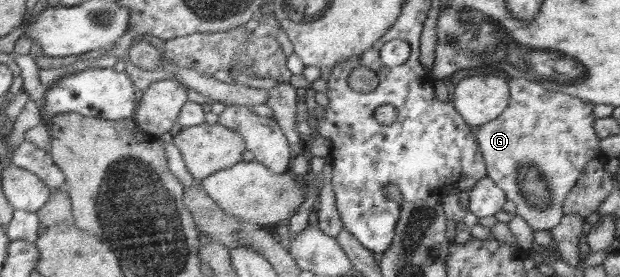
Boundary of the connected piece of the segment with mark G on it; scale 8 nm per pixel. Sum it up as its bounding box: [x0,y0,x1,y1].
[473,78,600,231]

